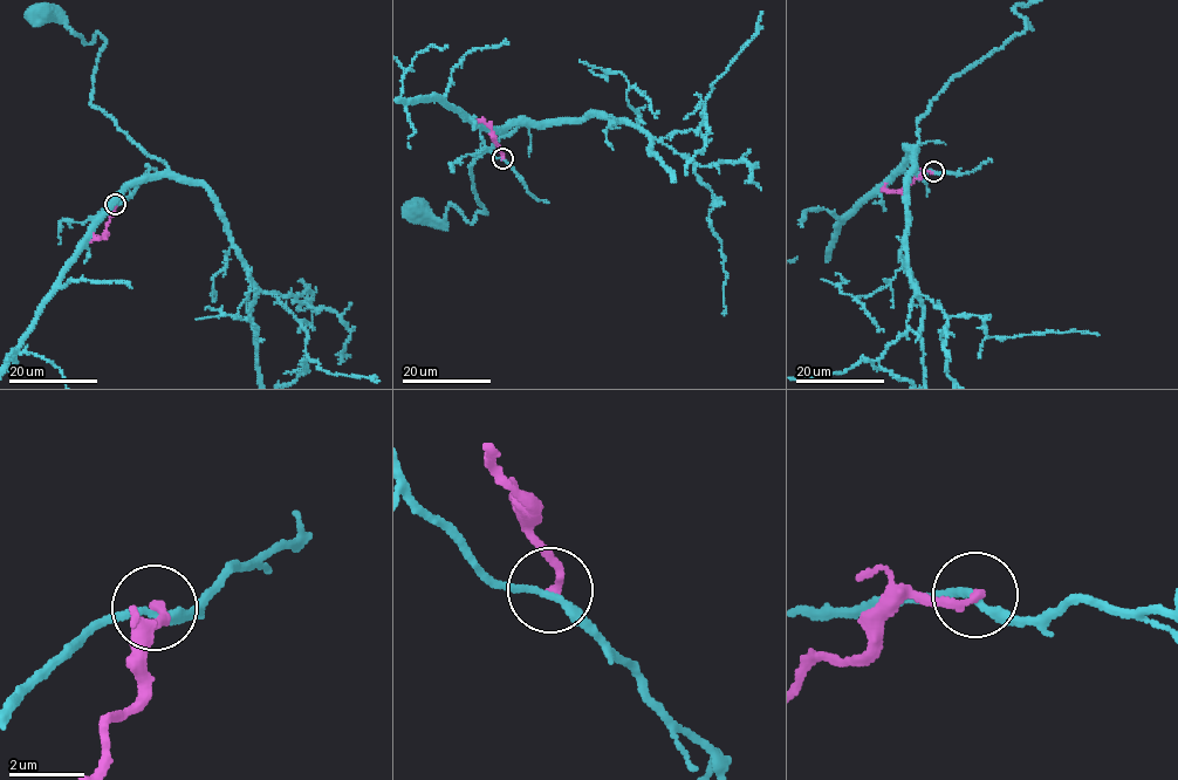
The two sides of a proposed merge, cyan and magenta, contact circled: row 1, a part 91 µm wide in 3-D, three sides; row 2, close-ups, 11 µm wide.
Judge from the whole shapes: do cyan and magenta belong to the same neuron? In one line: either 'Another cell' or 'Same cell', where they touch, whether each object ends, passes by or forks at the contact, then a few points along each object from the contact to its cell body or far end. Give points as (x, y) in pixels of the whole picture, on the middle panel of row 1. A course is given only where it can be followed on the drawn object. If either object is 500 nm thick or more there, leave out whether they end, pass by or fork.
Another cell. Place: (502, 158). At the ring cyan passes by. At the ring magenta ends. Course of cyan: (501, 158), (481, 129), (545, 124), (522, 123), (471, 165), (486, 212), (417, 210). Course of magenta: (502, 158), (493, 131), (484, 122), (474, 120)

